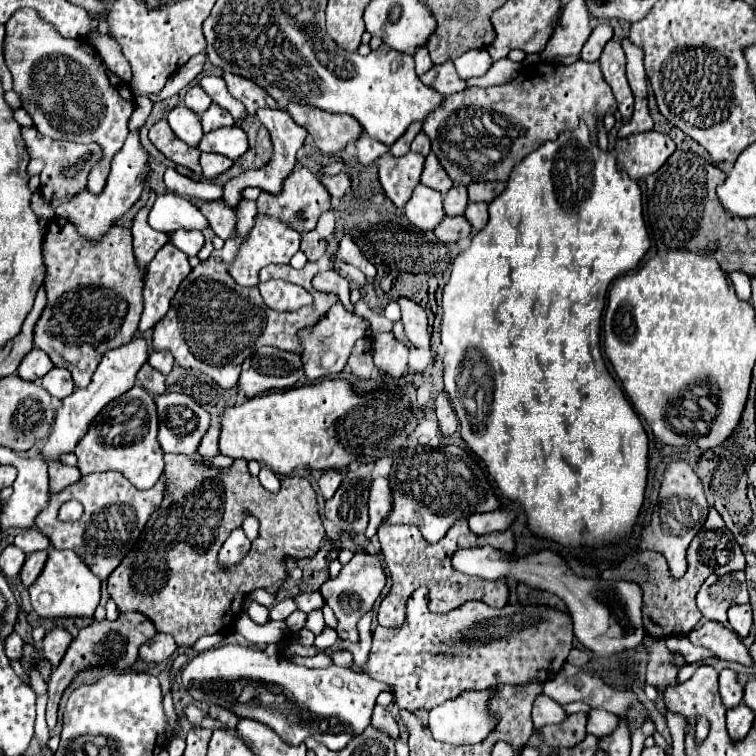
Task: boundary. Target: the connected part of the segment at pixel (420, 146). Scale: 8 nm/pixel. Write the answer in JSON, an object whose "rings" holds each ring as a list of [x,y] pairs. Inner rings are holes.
{"rings":[[[419,131],[417,137],[413,139],[413,143],[411,143],[411,151],[421,153],[421,155],[429,155],[429,151],[431,151],[431,143],[429,143],[429,137],[427,137],[423,131]]]}

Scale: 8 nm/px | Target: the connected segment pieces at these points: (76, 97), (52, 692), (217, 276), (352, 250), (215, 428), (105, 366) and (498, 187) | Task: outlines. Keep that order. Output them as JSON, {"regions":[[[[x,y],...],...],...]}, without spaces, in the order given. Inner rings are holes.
{"regions":[[[[21,9],[17,11],[9,23],[5,23],[5,45],[3,45],[3,57],[5,63],[13,75],[13,89],[23,101],[23,109],[31,115],[35,127],[49,135],[51,139],[65,139],[65,141],[77,141],[77,143],[99,143],[103,149],[102,159],[91,169],[88,176],[87,188],[98,195],[103,191],[111,167],[113,155],[121,149],[121,143],[125,143],[125,135],[129,133],[127,121],[133,113],[135,101],[133,93],[129,93],[125,83],[113,85],[111,73],[105,67],[105,63],[99,59],[97,51],[85,41],[85,39],[65,39],[57,33],[57,29],[39,17],[33,9]]],[[[121,613],[117,621],[93,621],[91,625],[83,627],[79,631],[79,635],[73,639],[73,643],[69,645],[65,657],[61,659],[61,663],[57,665],[57,669],[51,673],[47,685],[49,685],[49,703],[47,703],[47,727],[53,729],[57,723],[57,707],[61,701],[61,695],[65,691],[65,687],[71,683],[71,679],[87,669],[89,665],[113,665],[115,669],[127,669],[131,663],[135,663],[135,659],[139,657],[139,647],[149,641],[155,635],[155,627],[153,623],[149,623],[149,619],[145,619],[145,615],[141,613]]],[[[229,239],[223,249],[213,251],[207,261],[201,261],[181,283],[171,301],[169,313],[153,329],[153,349],[171,351],[175,363],[213,377],[223,389],[237,387],[241,365],[257,347],[269,345],[281,351],[301,353],[297,337],[299,329],[315,325],[339,299],[335,293],[321,293],[313,289],[311,281],[319,273],[317,263],[307,263],[303,269],[293,269],[291,265],[269,265],[261,269],[259,281],[283,279],[301,285],[313,295],[313,305],[305,305],[297,311],[273,311],[265,307],[259,287],[241,287],[227,273],[227,267],[237,253],[235,247],[235,241]]],[[[345,235],[345,237],[341,239],[341,243],[339,243],[339,257],[341,257],[345,263],[361,269],[361,271],[365,273],[365,277],[371,277],[371,279],[373,279],[375,273],[377,273],[375,265],[363,255],[363,251],[355,245],[355,241],[353,241],[351,235]]],[[[211,421],[211,427],[207,429],[207,433],[203,435],[201,443],[199,443],[199,449],[197,453],[205,459],[211,459],[215,457],[219,451],[217,451],[217,435],[219,435],[219,421]]],[[[135,337],[131,343],[111,349],[103,355],[97,371],[91,377],[91,383],[83,389],[77,389],[73,395],[63,399],[61,409],[57,411],[53,431],[49,435],[49,441],[43,447],[43,457],[45,459],[55,459],[59,461],[61,453],[71,453],[71,449],[81,441],[81,435],[89,429],[89,423],[95,419],[95,415],[115,397],[127,393],[135,385],[135,375],[141,369],[141,365],[147,361],[147,343],[141,337]]],[[[487,181],[487,183],[471,183],[467,187],[467,193],[469,193],[469,201],[491,203],[503,189],[505,189],[505,183],[501,183],[501,181]]]]}

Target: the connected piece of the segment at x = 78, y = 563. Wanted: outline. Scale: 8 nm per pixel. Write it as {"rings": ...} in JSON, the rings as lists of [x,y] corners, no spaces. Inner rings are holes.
{"rings":[[[49,549],[45,571],[29,587],[33,609],[41,617],[93,617],[101,597],[101,579],[73,553]]]}

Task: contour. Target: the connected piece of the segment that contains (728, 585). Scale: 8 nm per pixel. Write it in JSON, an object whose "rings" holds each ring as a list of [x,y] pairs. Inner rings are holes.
{"rings":[[[733,571],[729,575],[711,575],[701,585],[697,593],[697,607],[705,619],[727,623],[727,609],[733,605],[749,603],[749,591],[743,571]]]}

